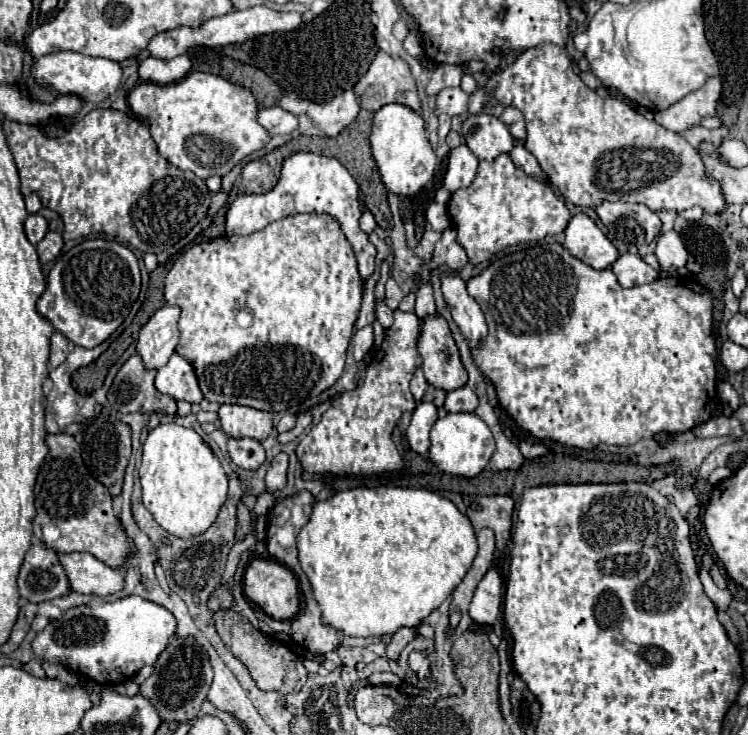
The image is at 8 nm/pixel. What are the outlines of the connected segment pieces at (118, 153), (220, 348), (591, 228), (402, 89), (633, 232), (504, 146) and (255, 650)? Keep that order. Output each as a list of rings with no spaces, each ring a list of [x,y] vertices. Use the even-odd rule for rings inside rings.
[[[113,108],[91,110],[61,138],[47,138],[35,126],[11,124],[9,120],[3,122],[3,128],[19,170],[22,194],[26,196],[28,191],[39,192],[43,206],[59,212],[65,224],[65,238],[75,240],[91,232],[105,232],[131,248],[159,254],[171,248],[187,234],[187,230],[205,218],[209,208],[209,190],[205,182],[193,172],[167,164],[151,140],[149,126],[129,112],[119,112]]]
[[[295,214],[285,216],[269,226],[265,226],[259,232],[253,232],[249,236],[221,236],[211,242],[191,244],[171,266],[167,278],[165,278],[165,302],[169,306],[177,306],[181,310],[179,316],[179,332],[181,340],[175,348],[179,356],[191,362],[197,374],[199,388],[209,402],[219,404],[243,404],[265,412],[283,412],[289,408],[299,406],[303,400],[311,396],[311,392],[317,388],[317,396],[335,384],[335,380],[341,376],[345,368],[345,354],[349,340],[353,336],[353,324],[359,316],[361,308],[361,294],[363,284],[357,272],[357,260],[353,254],[353,248],[349,240],[345,238],[339,222],[329,214]]]
[[[575,214],[565,228],[565,244],[575,258],[583,260],[595,270],[609,268],[617,258],[617,248],[609,238],[597,228],[597,224],[587,214]]]
[[[379,52],[373,58],[365,76],[359,80],[359,84],[355,84],[355,94],[359,96],[359,104],[365,110],[379,110],[387,104],[403,104],[403,106],[409,106],[417,114],[421,112],[421,100],[417,96],[417,86],[415,86],[415,80],[411,76],[409,64],[401,58],[393,58],[385,52]]]
[[[601,202],[595,206],[599,220],[607,230],[615,232],[615,238],[627,244],[649,244],[661,232],[661,220],[645,204],[625,204],[625,202]]]
[[[475,114],[463,122],[465,144],[481,160],[493,160],[513,148],[513,136],[507,126],[491,114]]]
[[[219,586],[209,598],[209,608],[215,612],[217,632],[223,640],[223,644],[231,650],[231,654],[249,668],[249,674],[255,680],[255,684],[261,690],[279,690],[285,694],[299,692],[303,688],[303,684],[307,682],[307,670],[305,670],[303,662],[287,646],[283,646],[281,642],[277,642],[277,640],[261,634],[257,628],[253,628],[245,616],[233,612],[233,610],[227,610],[229,606],[231,606],[231,592],[225,586]]]

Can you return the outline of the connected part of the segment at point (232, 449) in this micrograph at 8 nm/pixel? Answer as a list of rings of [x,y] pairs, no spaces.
[[[227,438],[227,452],[231,460],[245,470],[255,470],[265,462],[265,450],[251,438]]]

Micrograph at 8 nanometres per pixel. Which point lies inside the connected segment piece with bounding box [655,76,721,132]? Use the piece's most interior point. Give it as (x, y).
(684, 115)

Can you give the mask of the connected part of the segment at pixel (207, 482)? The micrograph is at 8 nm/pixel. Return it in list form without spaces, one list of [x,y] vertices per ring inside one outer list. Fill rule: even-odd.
[[[175,422],[159,424],[143,444],[139,468],[143,504],[157,524],[173,536],[189,538],[205,532],[227,498],[227,474],[209,444],[193,430]]]

